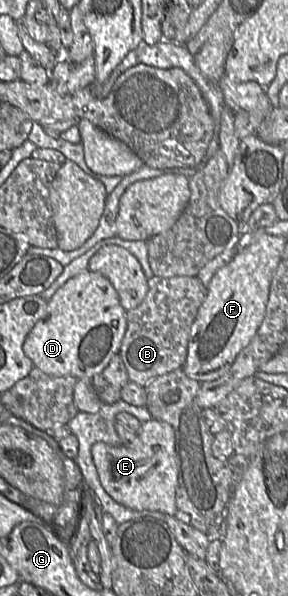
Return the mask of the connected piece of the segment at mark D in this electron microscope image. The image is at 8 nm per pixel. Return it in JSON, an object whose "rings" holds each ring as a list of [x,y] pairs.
{"rings":[[[84,270],[48,300],[45,314],[27,334],[22,349],[34,367],[47,375],[91,379],[118,355],[127,328],[126,316],[112,283],[98,272]]]}

